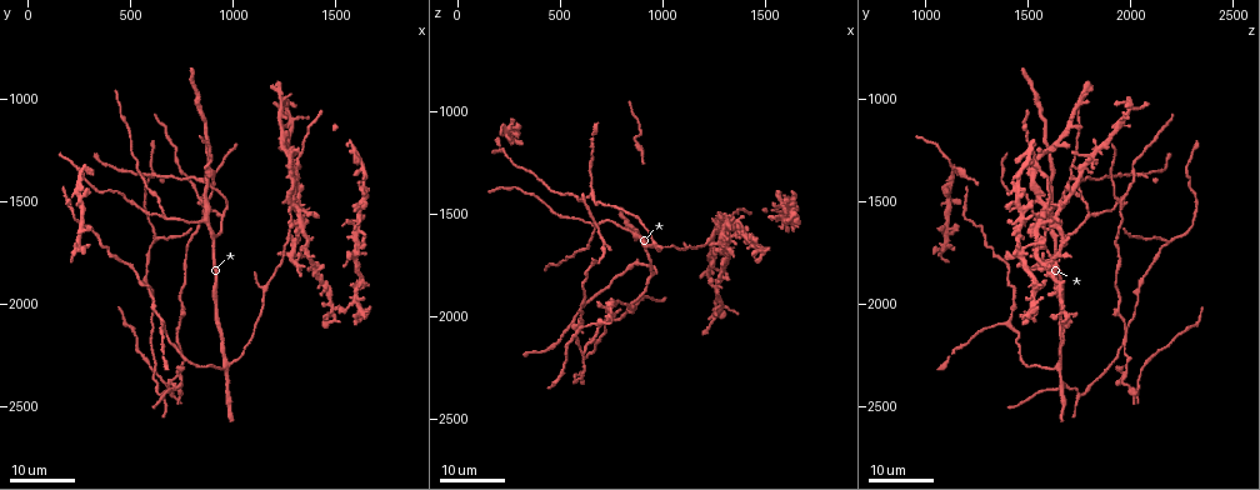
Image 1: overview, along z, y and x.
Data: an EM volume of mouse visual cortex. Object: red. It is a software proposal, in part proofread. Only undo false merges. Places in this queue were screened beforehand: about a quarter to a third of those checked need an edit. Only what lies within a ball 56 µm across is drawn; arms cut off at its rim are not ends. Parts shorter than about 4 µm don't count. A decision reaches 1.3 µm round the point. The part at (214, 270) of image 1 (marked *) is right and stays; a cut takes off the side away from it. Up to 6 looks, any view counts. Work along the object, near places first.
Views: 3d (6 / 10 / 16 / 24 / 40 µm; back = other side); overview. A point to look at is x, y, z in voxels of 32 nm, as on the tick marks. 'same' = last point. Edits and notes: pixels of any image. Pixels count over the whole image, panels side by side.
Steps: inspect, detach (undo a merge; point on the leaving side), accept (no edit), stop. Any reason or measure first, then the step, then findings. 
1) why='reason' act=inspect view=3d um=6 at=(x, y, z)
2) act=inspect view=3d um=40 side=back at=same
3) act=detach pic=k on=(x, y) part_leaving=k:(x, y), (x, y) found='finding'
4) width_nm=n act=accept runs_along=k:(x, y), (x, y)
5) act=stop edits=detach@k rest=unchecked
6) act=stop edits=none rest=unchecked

act=inspect view=3d um=16 at=(610, 1710, 2180)

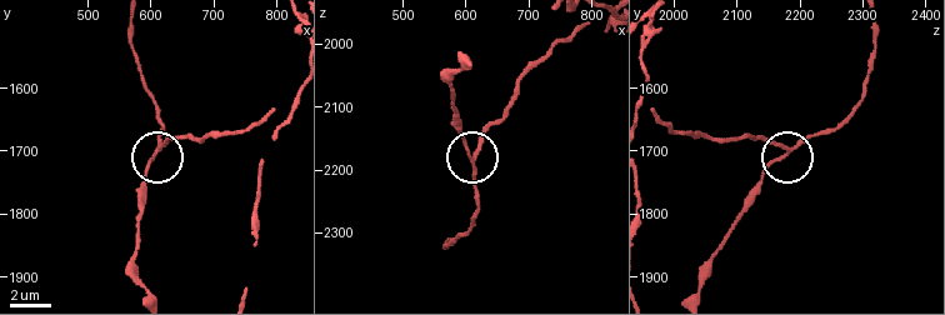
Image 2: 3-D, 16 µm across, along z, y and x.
why='closer look' act=inspect view=3d um=6 at=(605, 1705, 2185)

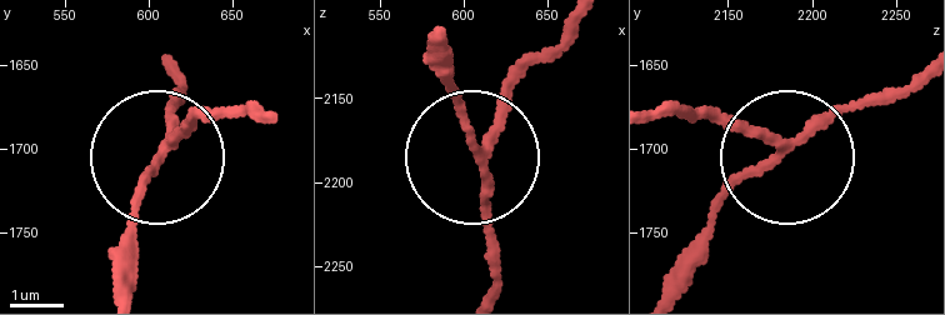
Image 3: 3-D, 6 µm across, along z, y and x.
side_arm_um=21 arms=3 act=detach pic=3 on=(189, 115) found='two neurons meet here'

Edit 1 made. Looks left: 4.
why='see it whole again' act=inspect view=overview

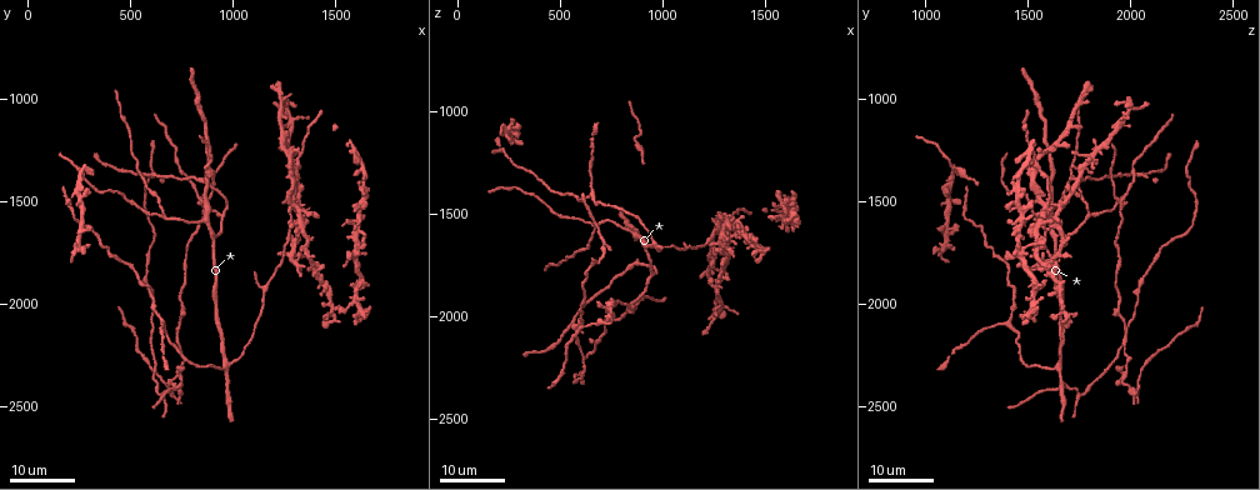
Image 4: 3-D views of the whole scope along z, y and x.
why='sudden change in width' act=inspect view=3d um=24 at=(560, 1380, 2020)

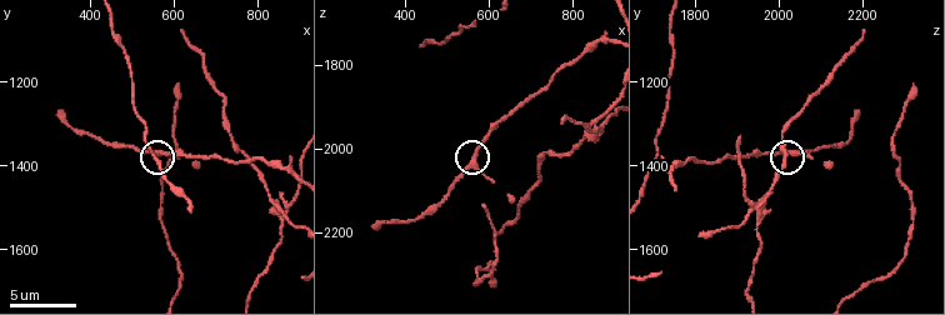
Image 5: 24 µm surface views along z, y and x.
why='zoom in' act=inspect view=3d um=10 at=(565, 1370, 2015)

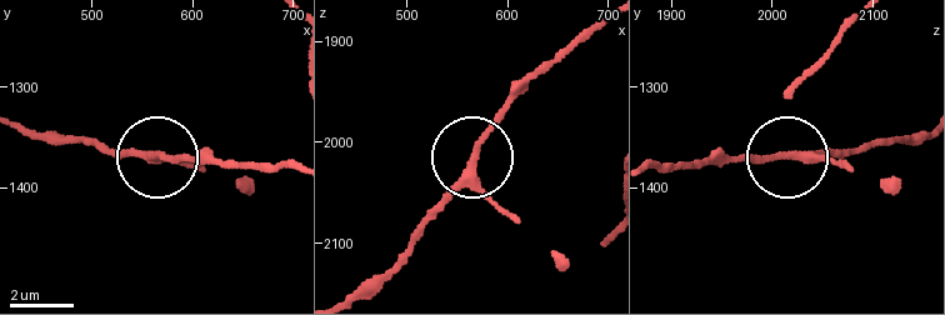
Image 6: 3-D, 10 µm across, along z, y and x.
width_nm=210 act=accept runs_along=6:(288, 165), (113, 158) found='one neuron here'

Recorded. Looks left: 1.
act=stop edits=detach@3 rest=unchecked

